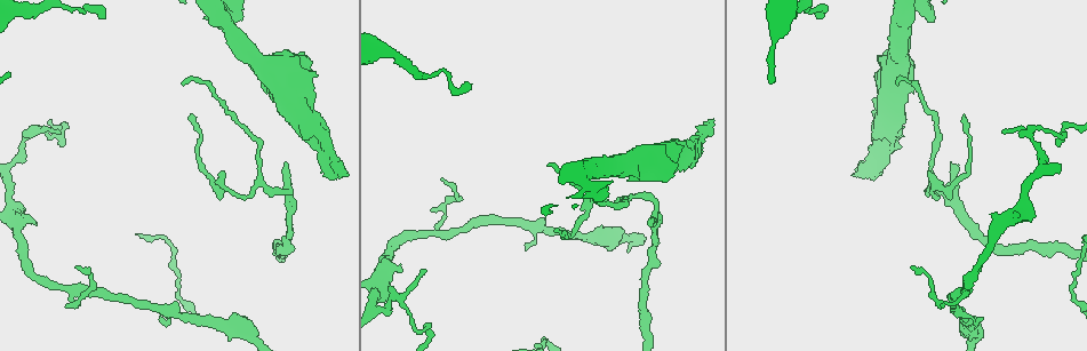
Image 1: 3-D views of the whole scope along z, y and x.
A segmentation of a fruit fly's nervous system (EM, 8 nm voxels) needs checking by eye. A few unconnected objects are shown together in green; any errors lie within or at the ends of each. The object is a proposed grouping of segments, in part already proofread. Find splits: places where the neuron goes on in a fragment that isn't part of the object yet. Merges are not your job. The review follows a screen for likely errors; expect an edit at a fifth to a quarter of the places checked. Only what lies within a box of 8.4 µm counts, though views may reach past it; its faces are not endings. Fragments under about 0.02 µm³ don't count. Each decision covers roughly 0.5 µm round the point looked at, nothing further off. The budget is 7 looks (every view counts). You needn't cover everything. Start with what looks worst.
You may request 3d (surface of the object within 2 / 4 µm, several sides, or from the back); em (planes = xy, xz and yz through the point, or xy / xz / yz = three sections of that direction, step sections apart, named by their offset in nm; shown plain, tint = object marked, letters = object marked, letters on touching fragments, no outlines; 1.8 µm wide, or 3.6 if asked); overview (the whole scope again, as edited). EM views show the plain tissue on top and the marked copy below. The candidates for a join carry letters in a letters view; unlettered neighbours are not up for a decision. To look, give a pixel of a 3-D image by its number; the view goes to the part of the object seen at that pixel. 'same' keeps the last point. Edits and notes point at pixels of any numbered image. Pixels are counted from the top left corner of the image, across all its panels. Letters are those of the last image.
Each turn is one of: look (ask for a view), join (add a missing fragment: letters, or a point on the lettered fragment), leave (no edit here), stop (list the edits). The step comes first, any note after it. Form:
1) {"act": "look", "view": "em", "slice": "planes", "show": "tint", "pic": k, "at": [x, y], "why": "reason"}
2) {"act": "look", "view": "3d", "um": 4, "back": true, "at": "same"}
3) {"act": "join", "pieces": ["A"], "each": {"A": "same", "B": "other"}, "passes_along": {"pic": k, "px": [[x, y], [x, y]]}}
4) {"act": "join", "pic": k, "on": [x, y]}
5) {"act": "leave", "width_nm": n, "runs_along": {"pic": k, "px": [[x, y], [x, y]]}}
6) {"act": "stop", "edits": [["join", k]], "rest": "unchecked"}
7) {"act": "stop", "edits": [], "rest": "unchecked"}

{"act": "look", "view": "3d", "um": 2, "back": true, "pic": 1, "at": [933, 16], "why": "long arm stops here"}

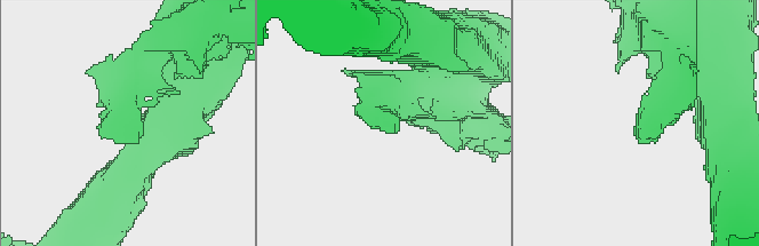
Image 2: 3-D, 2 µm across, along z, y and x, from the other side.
{"act": "look", "view": "em", "slice": "yz", "step": 8, "show": "tint", "pic": 2, "at": [396, 133]}

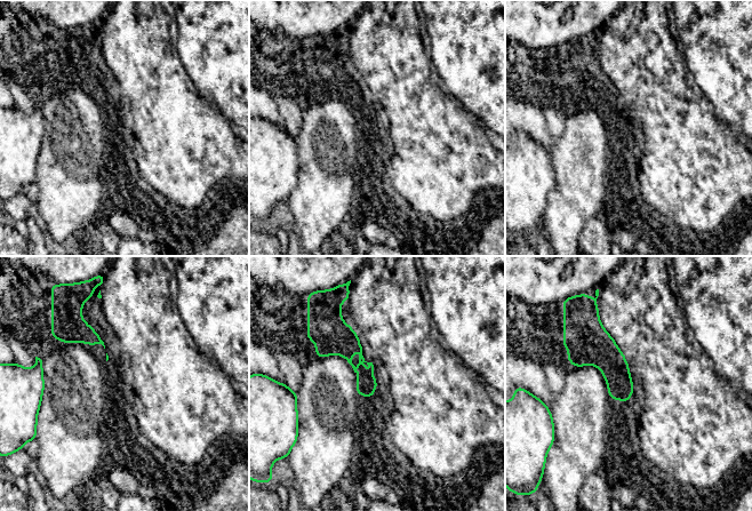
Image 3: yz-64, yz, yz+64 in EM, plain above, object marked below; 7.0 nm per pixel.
{"act": "look", "view": "em", "slice": "planes", "show": "letters", "at": "same", "why": "cut it another way"}

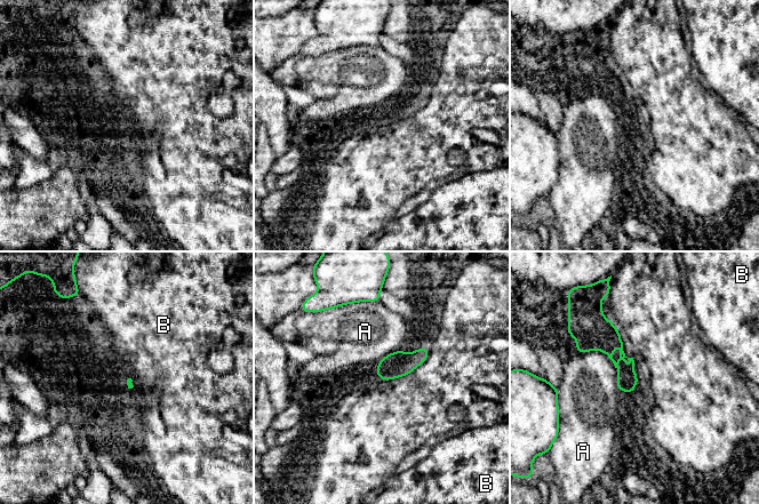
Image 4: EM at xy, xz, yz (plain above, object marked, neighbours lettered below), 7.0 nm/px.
{"act": "leave", "each": {"A": "other", "B": "other"}, "border": {"pic": 4, "px": [[430, 349], [409, 373], [380, 378]]}, "found": "no lettered fragment goes on from it"}

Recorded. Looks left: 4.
{"act": "look", "view": "3d", "um": 2, "pic": 1, "at": [884, 139], "why": "thick turns thin"}

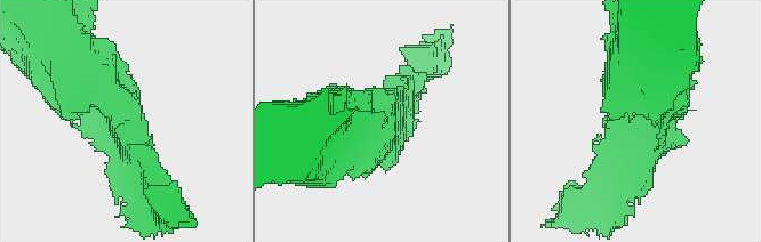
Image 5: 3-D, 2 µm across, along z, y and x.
{"act": "look", "view": "em", "slice": "xz", "step": 4, "show": "tint", "pic": 5, "at": [377, 121], "arm_widths_nm": [220, 550]}

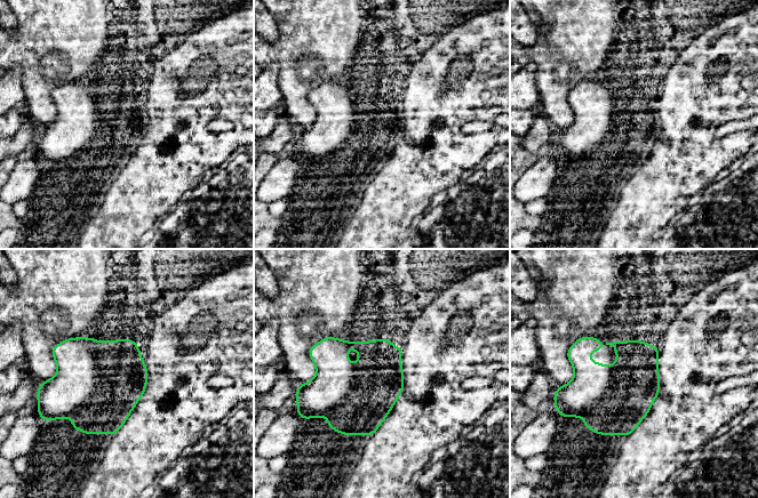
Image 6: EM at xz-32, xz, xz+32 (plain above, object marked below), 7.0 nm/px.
{"act": "look", "view": "em", "slice": "planes", "show": "letters", "at": "same", "why": "cut it another way"}

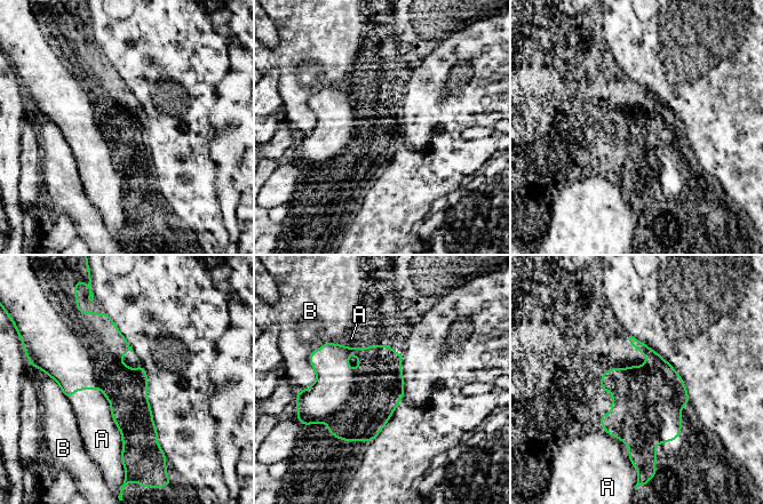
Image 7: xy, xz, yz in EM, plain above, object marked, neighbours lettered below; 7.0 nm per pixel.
{"act": "join", "pieces": ["A"], "longest_contact_nm": ["A", 600], "each": {"A": "same", "B": "other"}, "passes_along": {"pic": 7, "px": [[126, 389], [111, 414], [102, 439]]}, "found": "it goes on there"}

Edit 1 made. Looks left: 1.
{"act": "stop", "edits": [["join", 7]], "rest": "unchecked"}

